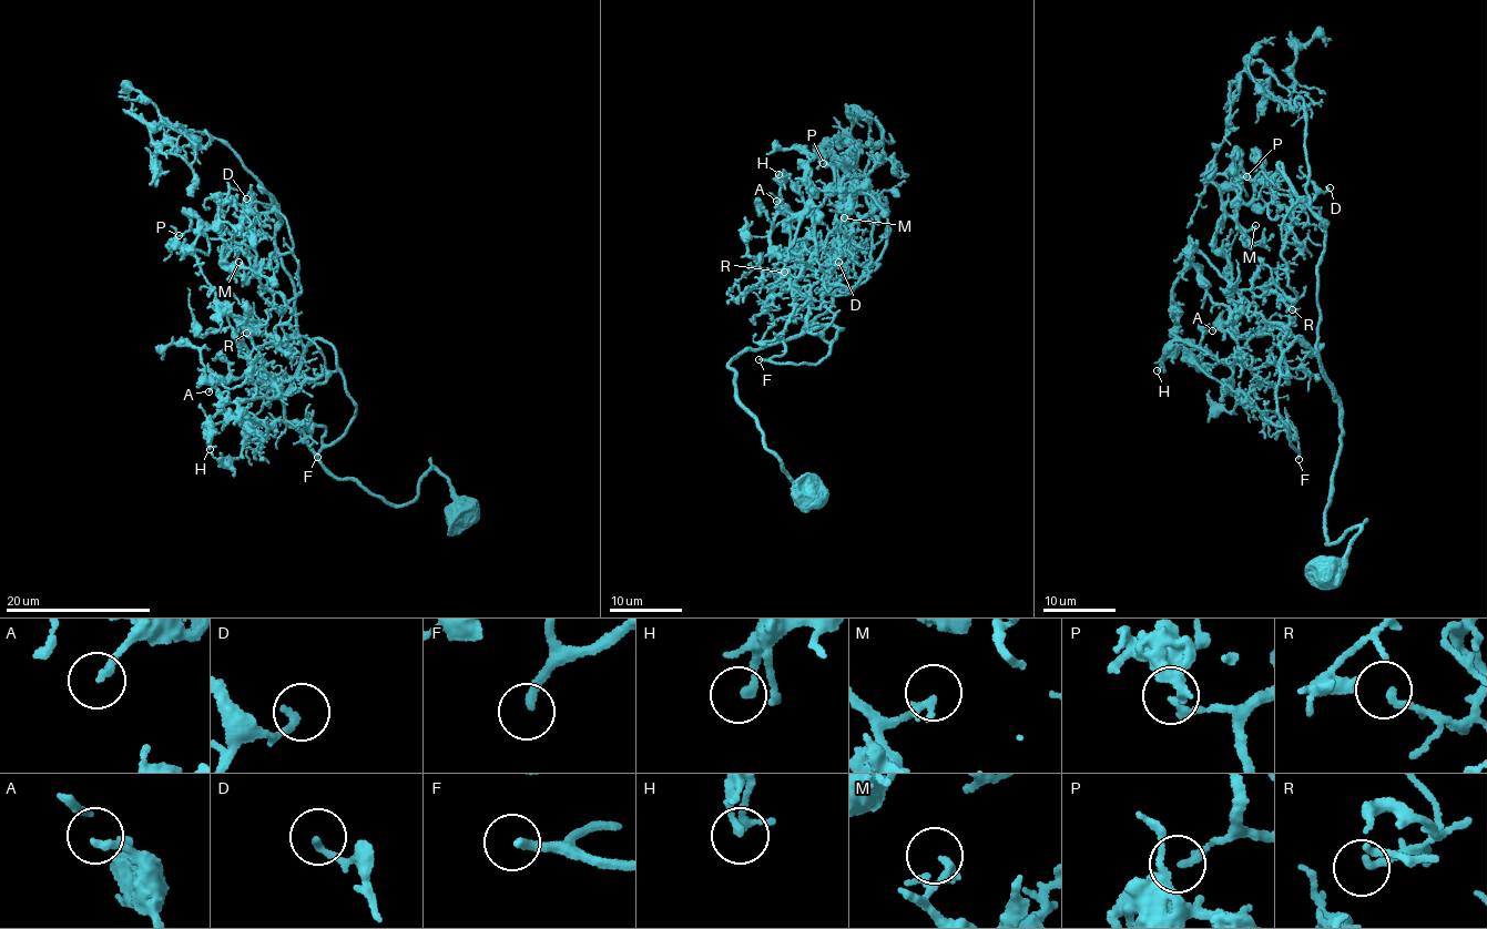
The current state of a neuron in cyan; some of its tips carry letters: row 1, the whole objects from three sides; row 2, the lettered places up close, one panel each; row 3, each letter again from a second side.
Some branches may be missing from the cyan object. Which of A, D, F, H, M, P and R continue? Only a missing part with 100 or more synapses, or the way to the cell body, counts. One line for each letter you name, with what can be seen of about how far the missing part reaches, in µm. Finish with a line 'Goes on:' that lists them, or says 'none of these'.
F: Missing length about 35 µm
Goes on: F

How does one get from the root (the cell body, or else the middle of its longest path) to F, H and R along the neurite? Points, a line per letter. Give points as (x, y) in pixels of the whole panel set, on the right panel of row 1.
F: (1326, 572), (1360, 530), (1327, 542), (1341, 408), (1320, 356), (1297, 340), (1276, 399), (1299, 459)
H: (1326, 572), (1360, 530), (1327, 542), (1343, 435), (1320, 355), (1281, 360), (1297, 450), (1209, 353), (1157, 370)
R: (1326, 572), (1360, 530), (1327, 542), (1332, 384), (1229, 330), (1235, 289), (1292, 309)

